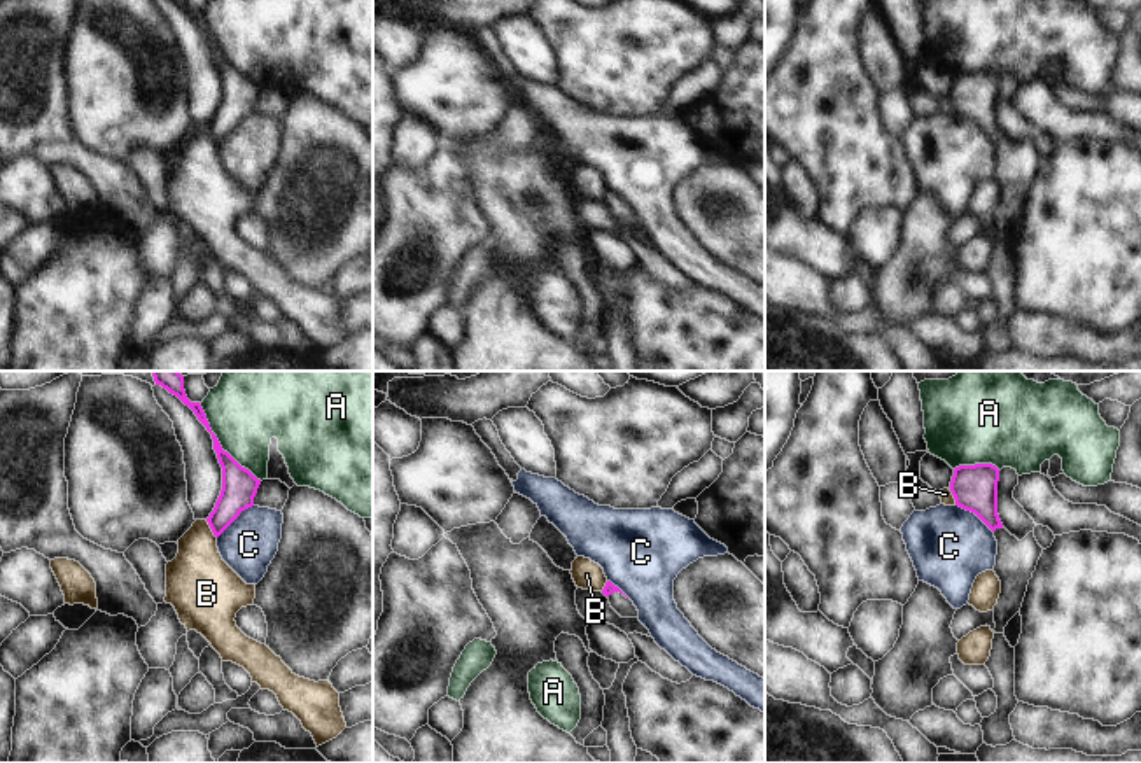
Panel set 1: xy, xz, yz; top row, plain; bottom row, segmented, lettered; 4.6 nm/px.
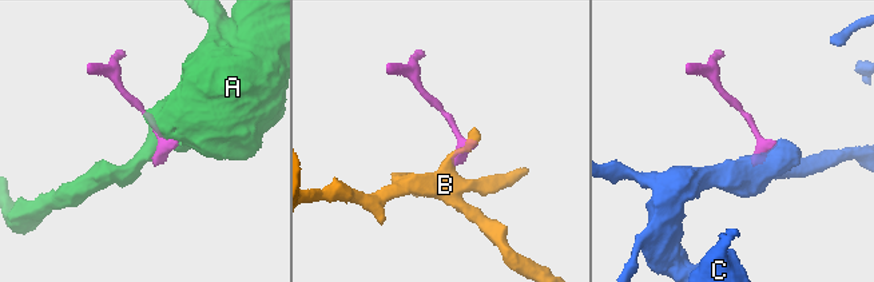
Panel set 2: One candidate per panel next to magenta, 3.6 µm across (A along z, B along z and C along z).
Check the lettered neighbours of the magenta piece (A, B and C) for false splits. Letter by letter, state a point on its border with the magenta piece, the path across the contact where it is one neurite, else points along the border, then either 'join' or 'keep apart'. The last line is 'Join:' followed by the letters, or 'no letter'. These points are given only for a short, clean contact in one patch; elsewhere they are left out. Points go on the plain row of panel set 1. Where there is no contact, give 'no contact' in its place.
A: xy (219, 53) | keep apart
B: xy (210, 135) | along xy (205, 128), (216, 146) | keep apart
C: xy (235, 126) | along xy (252, 112), (217, 146) | keep apart
Join: no letter

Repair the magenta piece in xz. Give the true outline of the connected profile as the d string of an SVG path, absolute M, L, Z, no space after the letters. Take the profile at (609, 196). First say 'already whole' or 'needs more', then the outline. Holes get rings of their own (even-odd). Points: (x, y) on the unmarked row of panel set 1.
needs more | M611 189L606 191L602 201L609 206L611 215L621 224L621 226L639 226L639 219L634 214L634 210Z

